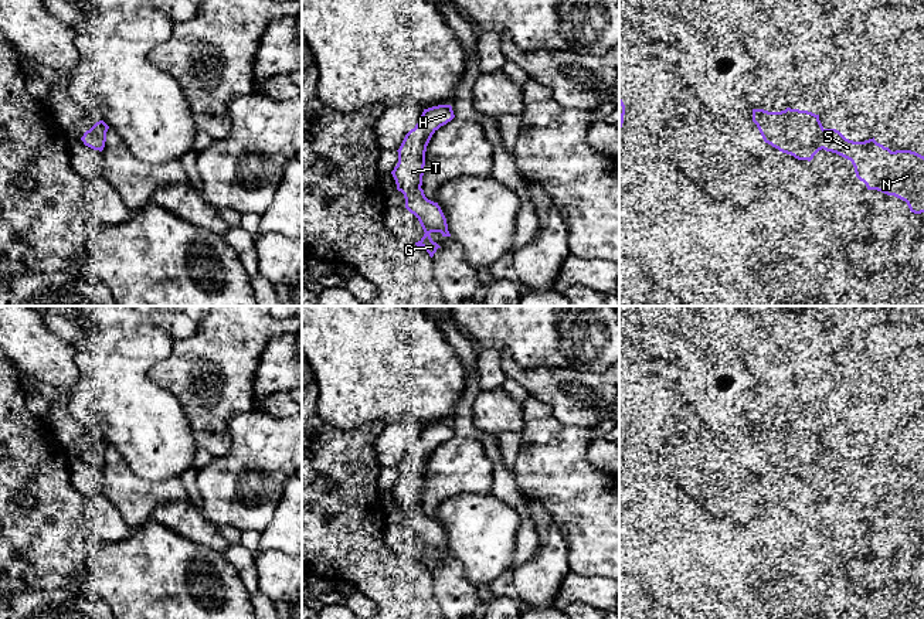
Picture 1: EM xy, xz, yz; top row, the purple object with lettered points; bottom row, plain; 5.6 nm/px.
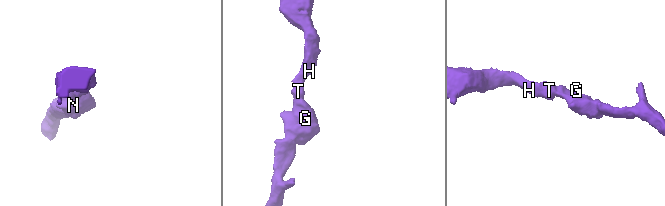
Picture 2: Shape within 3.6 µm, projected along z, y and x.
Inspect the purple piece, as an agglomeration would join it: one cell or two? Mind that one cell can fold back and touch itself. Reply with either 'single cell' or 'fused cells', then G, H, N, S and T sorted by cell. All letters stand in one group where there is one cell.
single cell; groups G H N S T

